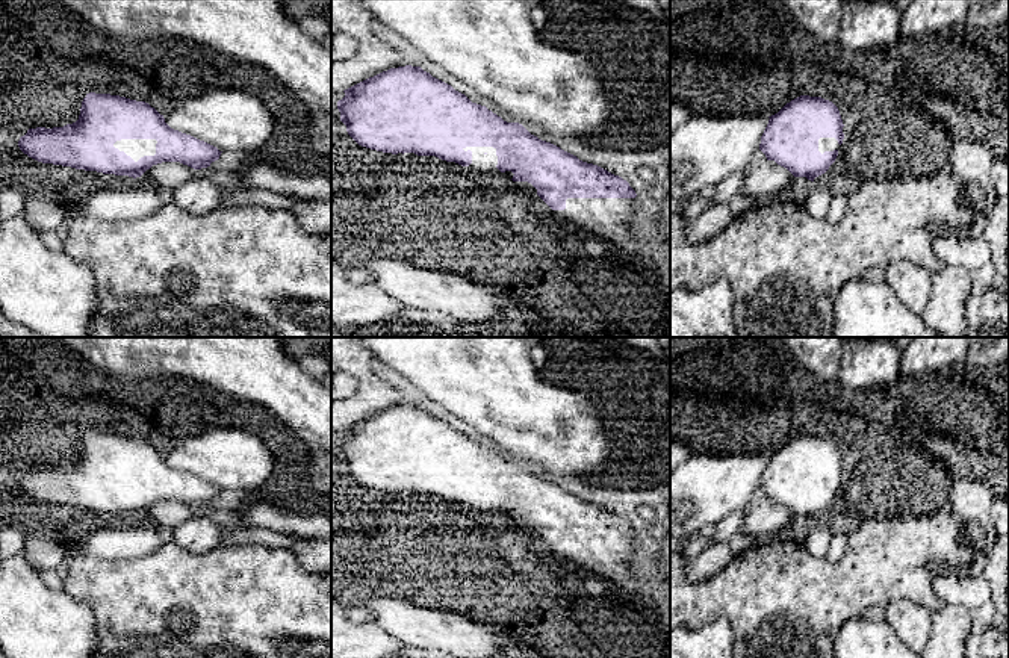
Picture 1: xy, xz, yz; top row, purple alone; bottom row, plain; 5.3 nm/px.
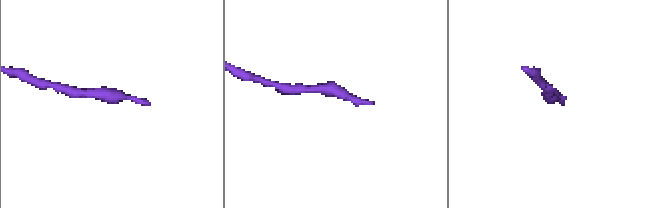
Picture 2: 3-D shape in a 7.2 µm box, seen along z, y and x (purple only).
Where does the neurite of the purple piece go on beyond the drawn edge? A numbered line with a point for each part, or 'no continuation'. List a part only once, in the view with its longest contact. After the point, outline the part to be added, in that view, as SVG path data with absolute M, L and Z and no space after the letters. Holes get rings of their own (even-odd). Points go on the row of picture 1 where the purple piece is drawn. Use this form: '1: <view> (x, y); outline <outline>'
1: xy (136, 148); outline M121 139L113 144L115 148L124 151L135 162L138 162L144 156L156 154L156 139Z

